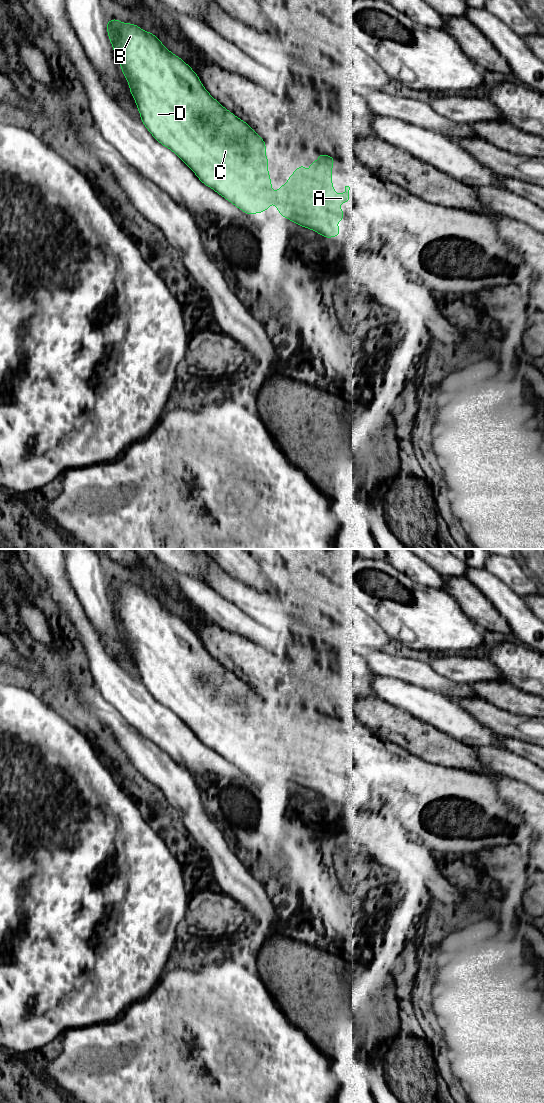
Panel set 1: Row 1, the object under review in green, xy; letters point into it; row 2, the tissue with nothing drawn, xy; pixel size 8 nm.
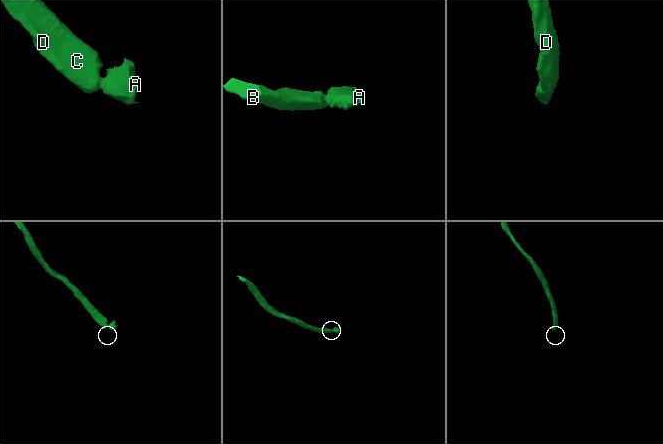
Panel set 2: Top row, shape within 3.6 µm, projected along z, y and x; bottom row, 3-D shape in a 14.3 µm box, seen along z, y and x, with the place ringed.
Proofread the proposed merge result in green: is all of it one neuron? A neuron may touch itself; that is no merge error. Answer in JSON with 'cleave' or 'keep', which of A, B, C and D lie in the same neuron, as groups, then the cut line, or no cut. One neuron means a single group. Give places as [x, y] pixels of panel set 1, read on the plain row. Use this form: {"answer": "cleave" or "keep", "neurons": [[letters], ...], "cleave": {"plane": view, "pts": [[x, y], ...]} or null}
{"answer": "keep", "neurons": [["A", "B", "C", "D"]], "cleave": null}

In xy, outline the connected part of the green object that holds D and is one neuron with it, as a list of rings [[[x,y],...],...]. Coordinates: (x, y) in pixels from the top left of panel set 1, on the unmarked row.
[[[112,578],[111,581],[106,580],[106,587],[109,600],[113,607],[113,611],[115,613],[116,619],[121,626],[122,634],[126,638],[130,653],[136,662],[137,669],[141,676],[141,682],[144,684],[146,689],[151,693],[156,701],[158,701],[164,707],[170,709],[173,713],[175,713],[197,736],[197,738],[206,746],[217,752],[220,756],[225,758],[227,761],[235,765],[238,769],[245,772],[247,775],[253,775],[257,773],[263,773],[268,770],[270,764],[273,762],[274,766],[278,769],[278,772],[281,776],[286,779],[289,779],[293,783],[300,785],[304,788],[313,790],[320,794],[324,798],[334,798],[338,797],[341,792],[341,788],[336,786],[336,782],[342,782],[345,772],[339,768],[339,765],[343,762],[348,763],[350,758],[350,747],[345,746],[345,752],[341,754],[336,754],[334,746],[332,744],[332,727],[334,725],[335,717],[328,716],[323,713],[319,713],[318,721],[310,722],[310,740],[306,740],[306,725],[301,724],[296,728],[295,732],[292,732],[291,736],[288,738],[287,742],[278,748],[278,750],[273,753],[272,752],[272,742],[270,739],[270,734],[268,731],[268,723],[269,720],[266,717],[266,702],[249,686],[248,683],[238,678],[236,675],[231,673],[227,668],[223,667],[215,658],[211,656],[211,654],[206,650],[206,648],[202,645],[202,642],[198,635],[194,632],[194,630],[184,622],[179,616],[173,614],[168,610],[166,606],[162,604],[159,598],[150,593],[149,591],[145,591],[141,589],[137,584],[132,583],[123,583],[116,578]]]

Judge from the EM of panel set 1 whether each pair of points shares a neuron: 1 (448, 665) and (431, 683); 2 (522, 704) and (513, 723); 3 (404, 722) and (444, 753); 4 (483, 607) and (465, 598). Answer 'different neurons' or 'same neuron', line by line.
1: different neurons
2: different neurons
3: same neuron
4: same neuron

